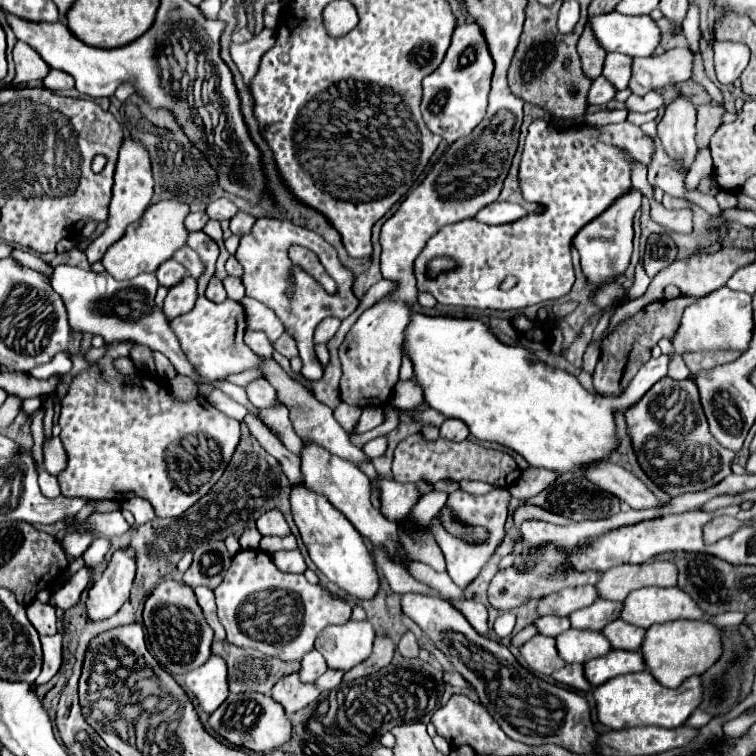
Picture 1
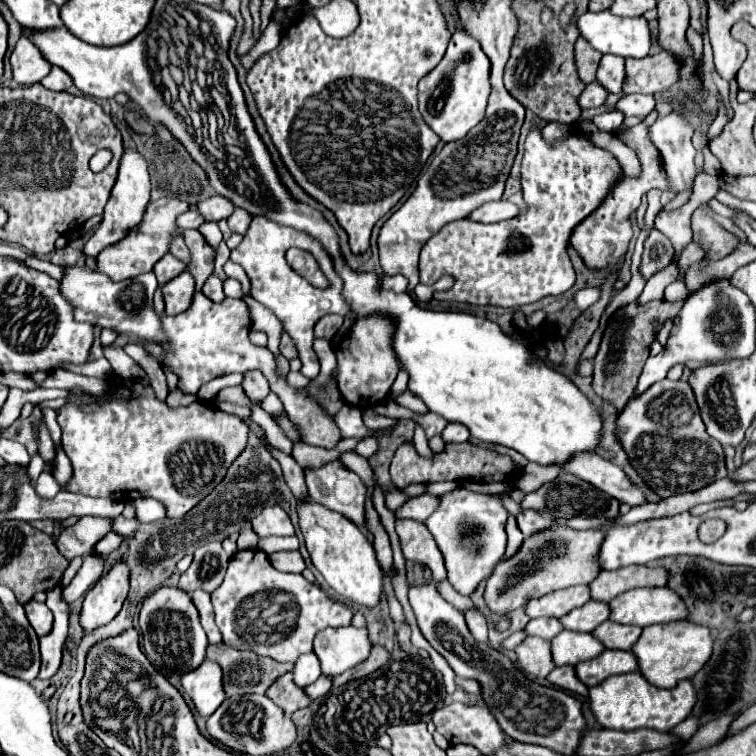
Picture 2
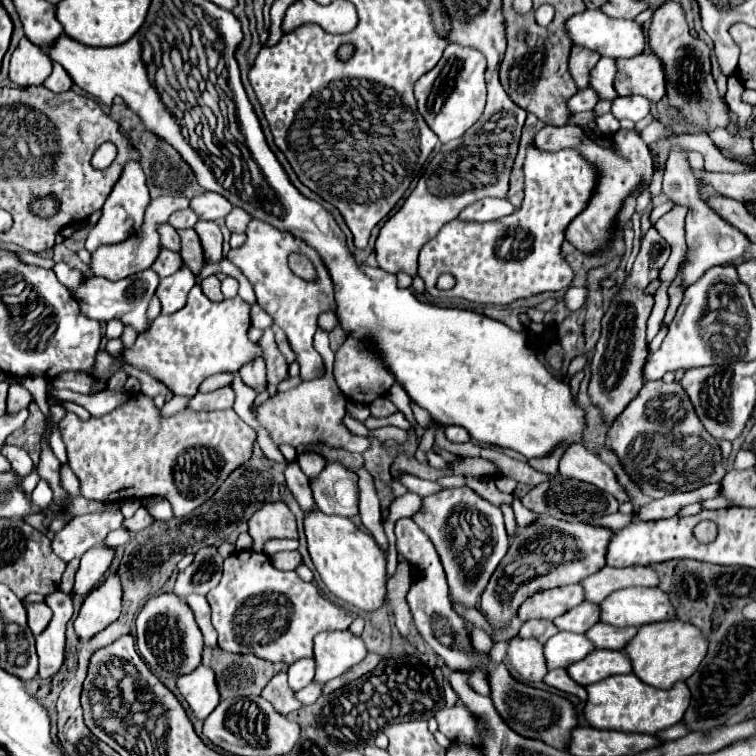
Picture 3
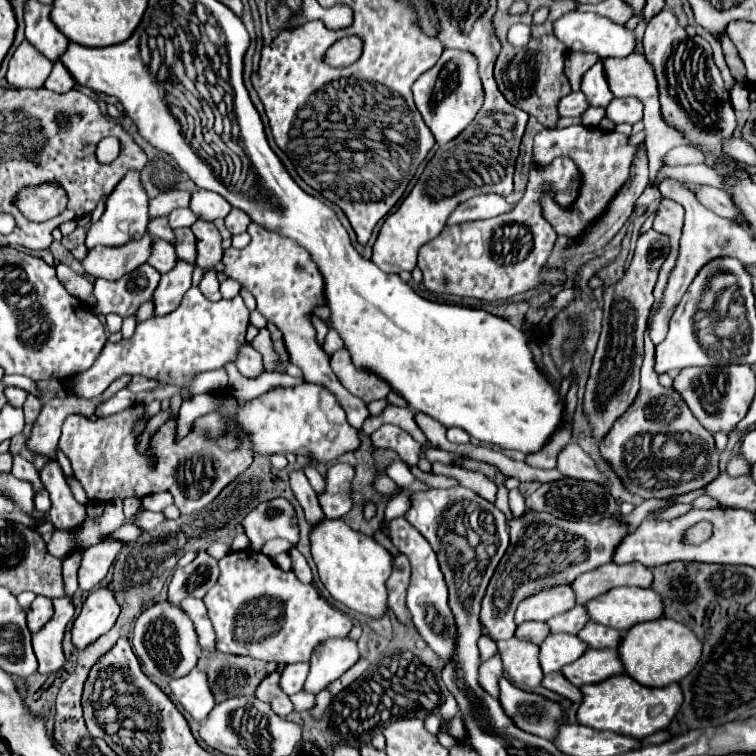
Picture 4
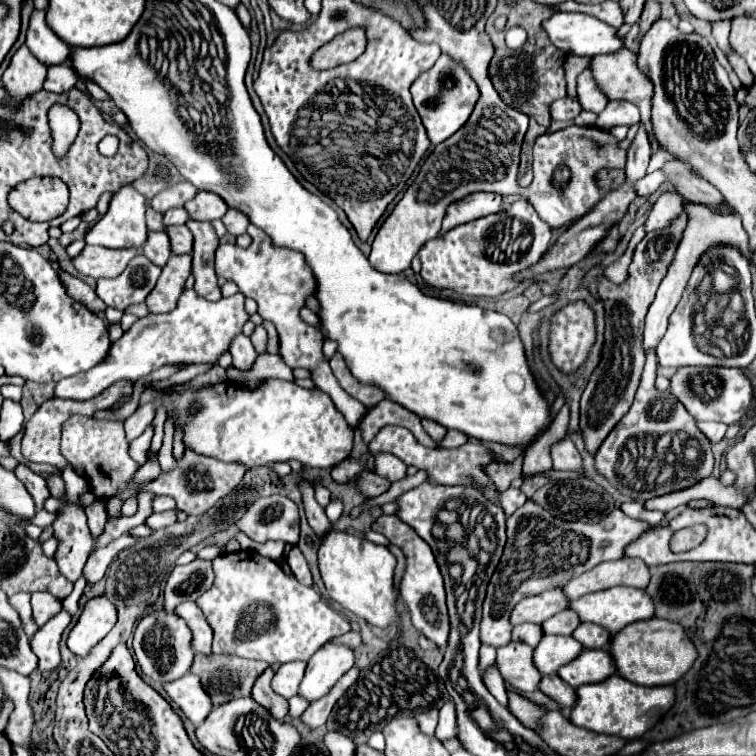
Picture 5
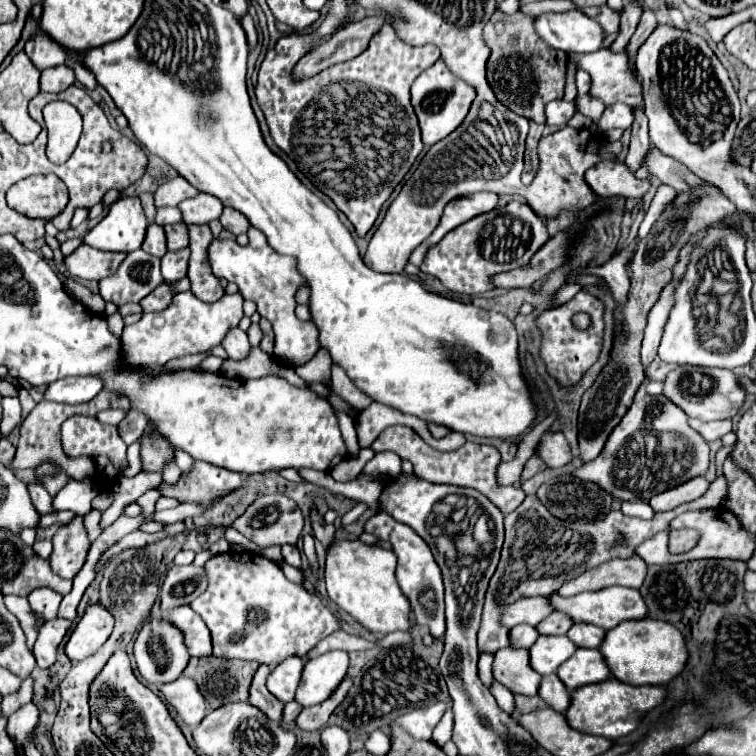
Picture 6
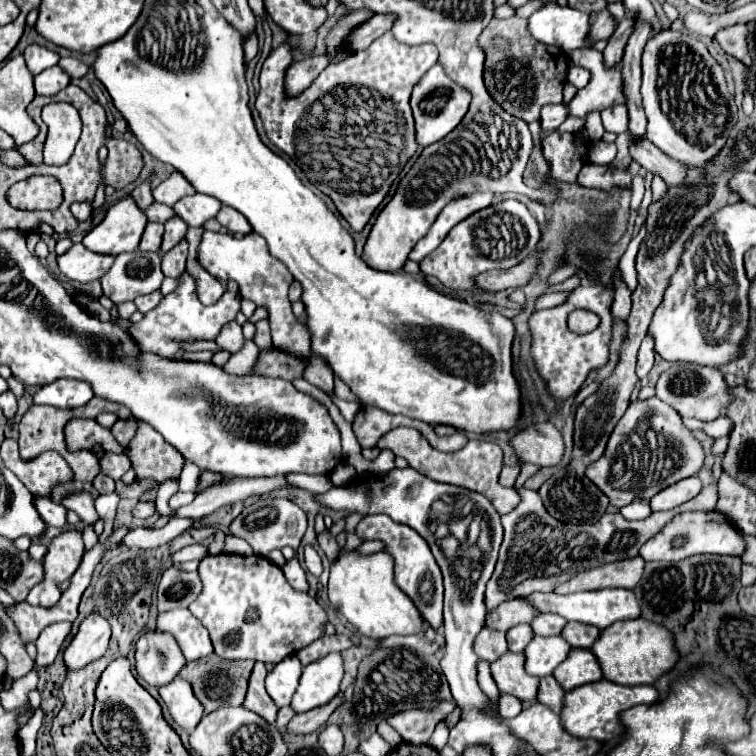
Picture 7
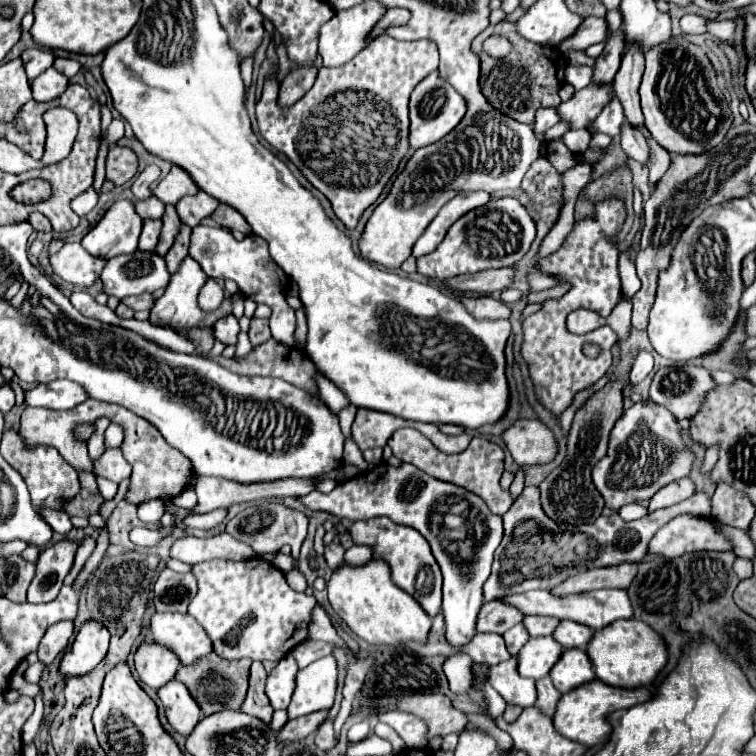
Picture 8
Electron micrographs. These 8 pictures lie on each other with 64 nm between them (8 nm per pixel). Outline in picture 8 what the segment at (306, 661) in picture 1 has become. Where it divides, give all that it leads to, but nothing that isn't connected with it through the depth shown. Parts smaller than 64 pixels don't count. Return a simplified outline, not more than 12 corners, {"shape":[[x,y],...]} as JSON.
{"shape":[[284,656],[266,680],[274,710],[288,708],[298,666]]}

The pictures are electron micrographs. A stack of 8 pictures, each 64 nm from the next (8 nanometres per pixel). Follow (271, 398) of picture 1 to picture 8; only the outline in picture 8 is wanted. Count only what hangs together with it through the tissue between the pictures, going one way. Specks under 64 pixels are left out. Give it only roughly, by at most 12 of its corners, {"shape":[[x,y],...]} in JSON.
{"shape":[[234,314],[214,324],[214,336],[224,344],[236,344],[240,326]]}

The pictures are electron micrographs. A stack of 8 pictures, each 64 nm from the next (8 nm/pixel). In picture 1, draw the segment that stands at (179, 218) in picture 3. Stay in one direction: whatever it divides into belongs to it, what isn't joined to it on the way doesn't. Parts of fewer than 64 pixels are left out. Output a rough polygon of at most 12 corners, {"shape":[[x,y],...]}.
{"shape":[[204,212],[188,214],[184,226],[192,230],[202,230],[208,222]]}

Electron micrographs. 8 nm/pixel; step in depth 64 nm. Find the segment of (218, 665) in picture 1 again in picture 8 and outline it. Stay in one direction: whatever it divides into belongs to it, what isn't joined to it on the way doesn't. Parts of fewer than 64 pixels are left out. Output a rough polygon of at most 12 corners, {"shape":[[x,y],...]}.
{"shape":[[170,680],[158,690],[170,726],[188,736],[202,712],[186,686]]}

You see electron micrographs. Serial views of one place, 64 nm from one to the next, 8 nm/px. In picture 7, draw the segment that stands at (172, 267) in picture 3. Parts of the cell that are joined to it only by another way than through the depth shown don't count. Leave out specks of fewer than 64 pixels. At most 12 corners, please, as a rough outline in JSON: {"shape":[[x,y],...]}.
{"shape":[[148,222],[140,250],[158,252],[164,226]]}

